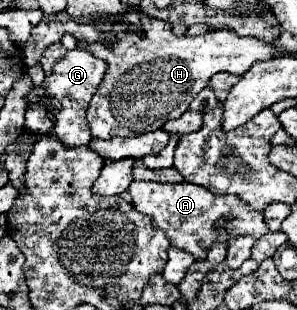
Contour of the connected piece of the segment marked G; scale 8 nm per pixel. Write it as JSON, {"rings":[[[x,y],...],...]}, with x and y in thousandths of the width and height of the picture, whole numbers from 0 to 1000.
{"rings":[[[242,158],[202,197],[182,203],[175,235],[148,248],[141,274],[114,281],[108,300],[88,306],[94,339],[135,332],[141,319],[162,319],[155,326],[155,352],[175,358],[189,384],[182,384],[182,416],[168,429],[155,429],[155,435],[182,435],[229,481],[276,474],[276,468],[296,468],[310,455],[310,429],[303,429],[296,384],[290,384],[290,352],[296,352],[296,326],[323,300],[323,287],[330,287],[330,274],[337,274],[337,261],[350,248],[350,235],[357,235],[350,197],[310,184],[283,158]]]}

